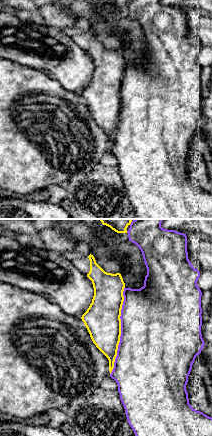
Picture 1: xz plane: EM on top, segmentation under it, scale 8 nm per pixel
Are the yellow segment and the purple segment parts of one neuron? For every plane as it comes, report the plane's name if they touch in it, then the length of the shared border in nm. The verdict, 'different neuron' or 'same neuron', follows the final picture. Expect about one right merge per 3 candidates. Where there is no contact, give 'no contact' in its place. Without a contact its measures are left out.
xz | 700 nm

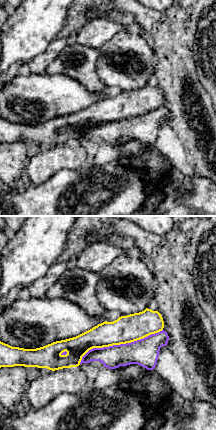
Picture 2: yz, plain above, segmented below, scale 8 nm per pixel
yz | 750 nm

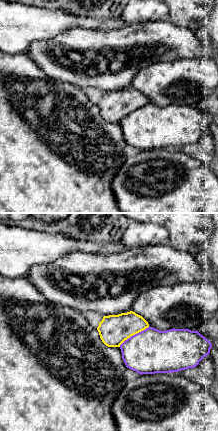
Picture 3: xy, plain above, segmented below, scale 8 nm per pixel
xy | 300 nm

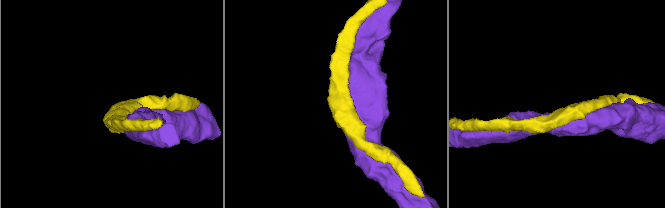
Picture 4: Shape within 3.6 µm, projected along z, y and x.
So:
same neuron

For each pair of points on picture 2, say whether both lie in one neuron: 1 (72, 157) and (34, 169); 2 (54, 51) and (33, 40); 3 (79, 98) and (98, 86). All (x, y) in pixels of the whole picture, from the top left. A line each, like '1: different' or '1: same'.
1: same
2: different
3: different

